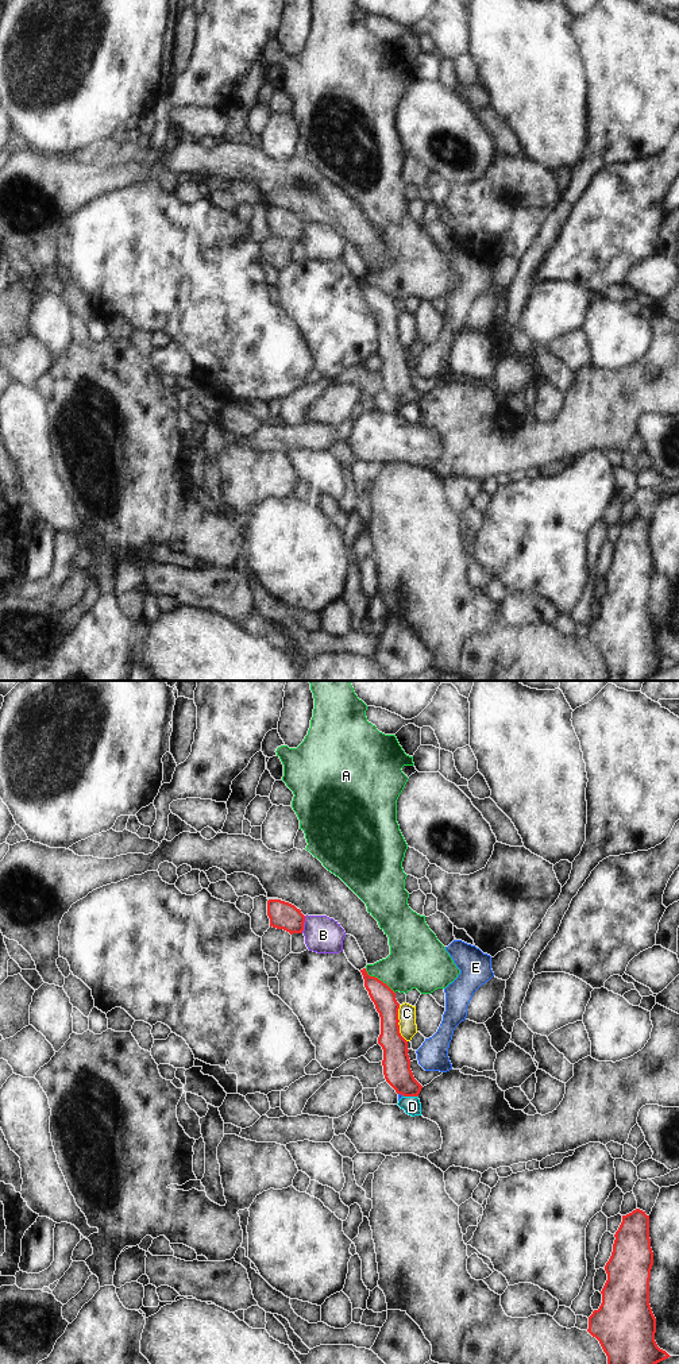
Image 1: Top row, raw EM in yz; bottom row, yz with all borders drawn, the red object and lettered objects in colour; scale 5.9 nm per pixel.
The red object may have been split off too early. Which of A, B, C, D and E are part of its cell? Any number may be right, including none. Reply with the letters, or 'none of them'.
none of them

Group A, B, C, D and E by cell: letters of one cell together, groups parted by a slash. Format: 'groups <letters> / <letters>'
groups A / B / C / D / E

